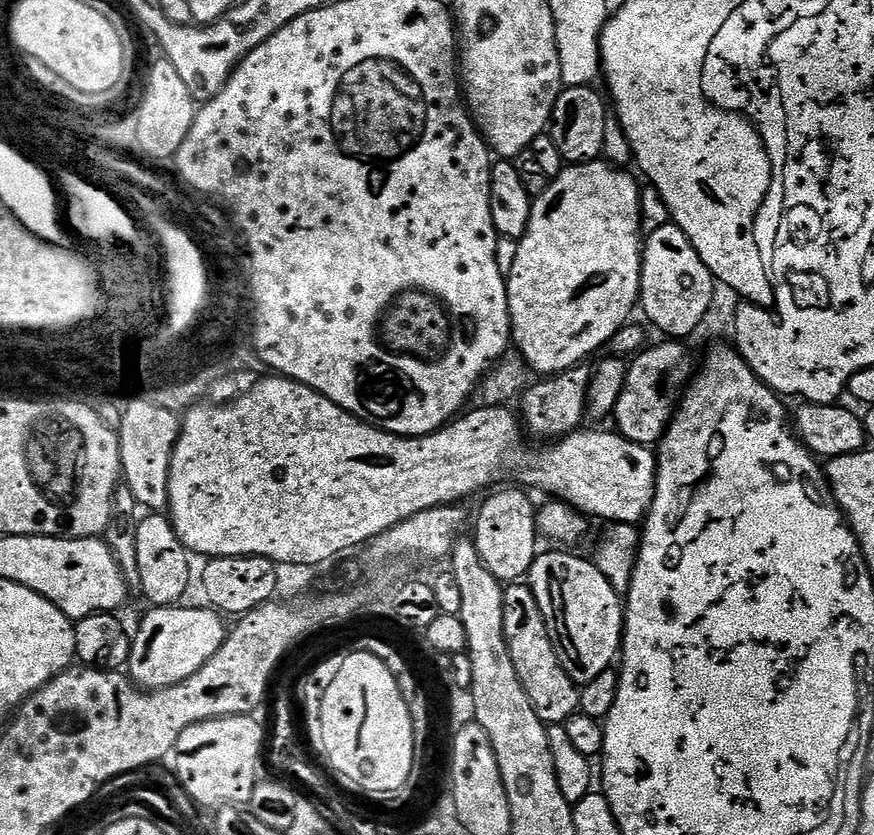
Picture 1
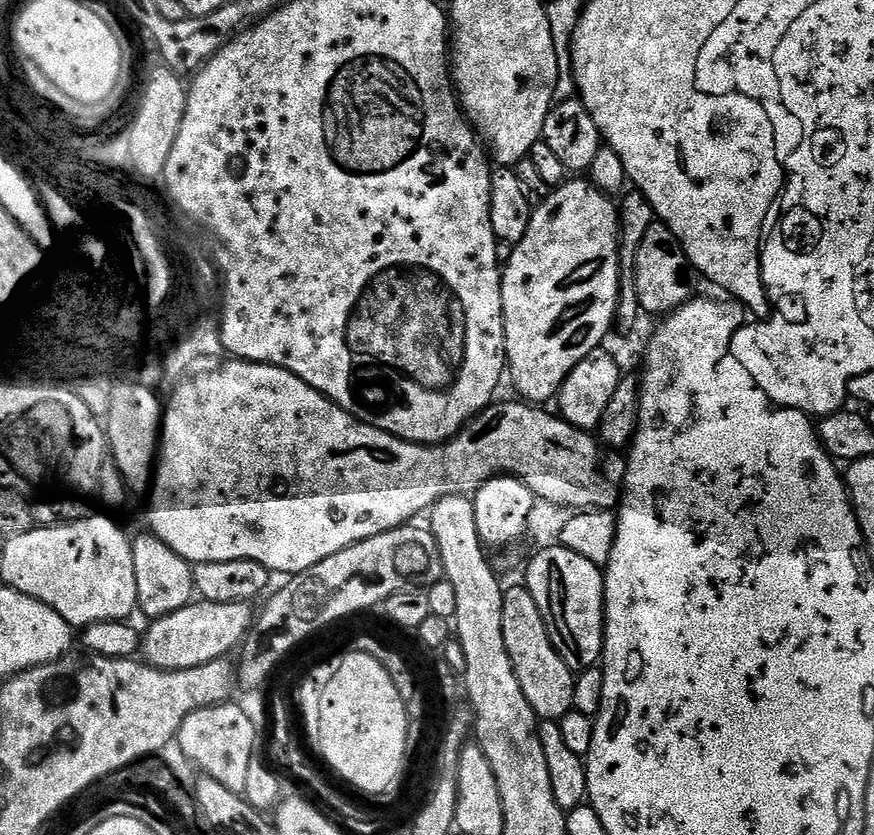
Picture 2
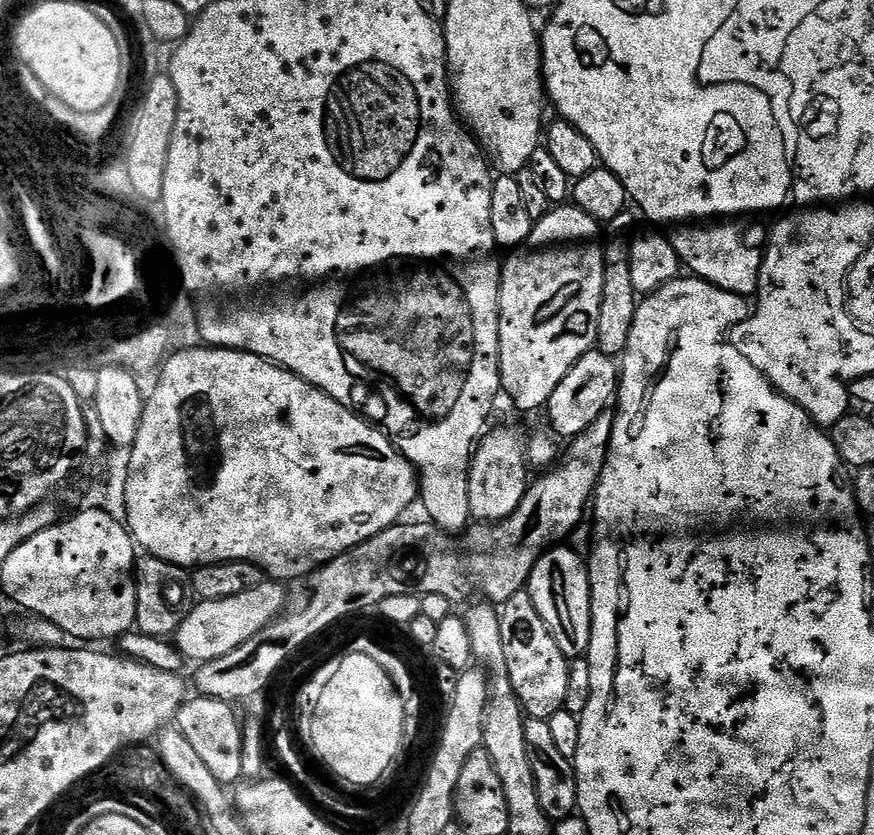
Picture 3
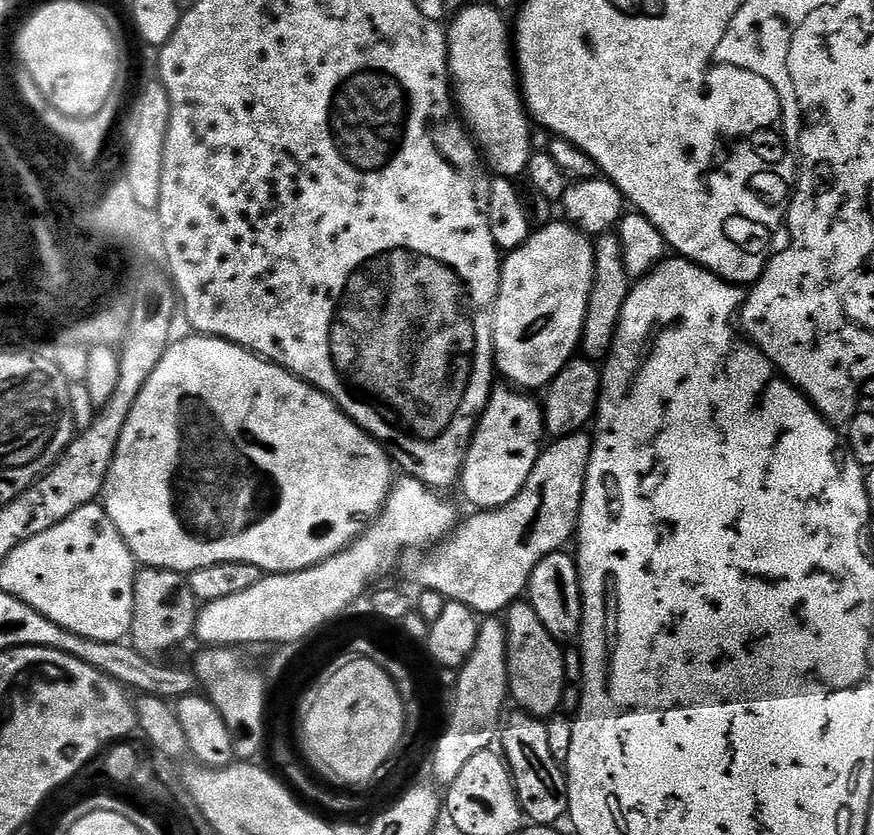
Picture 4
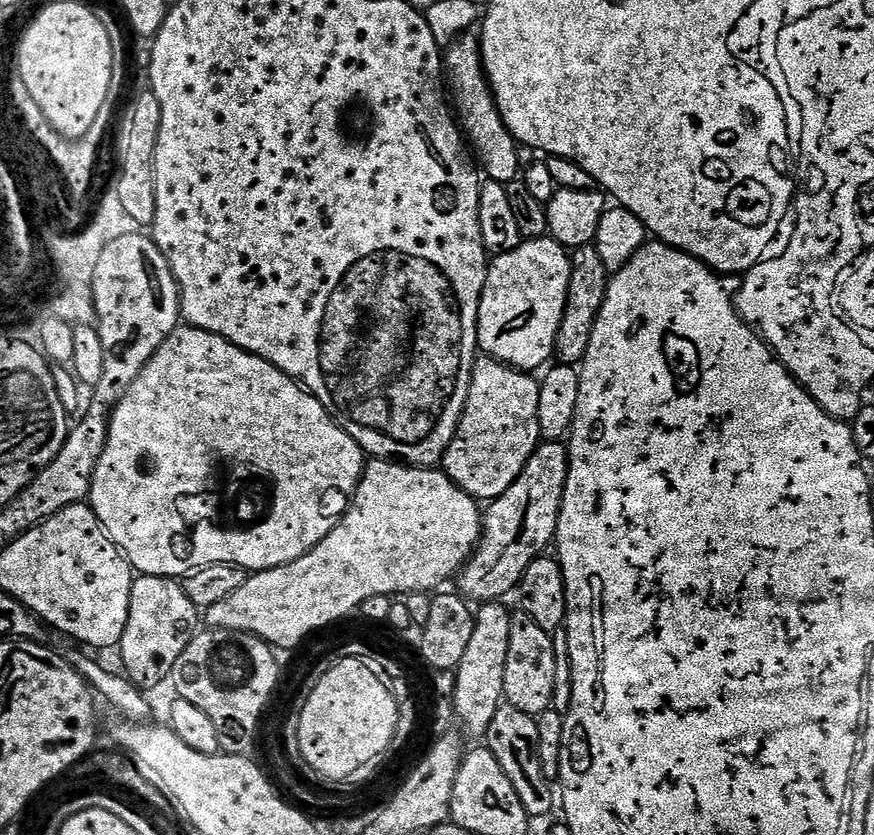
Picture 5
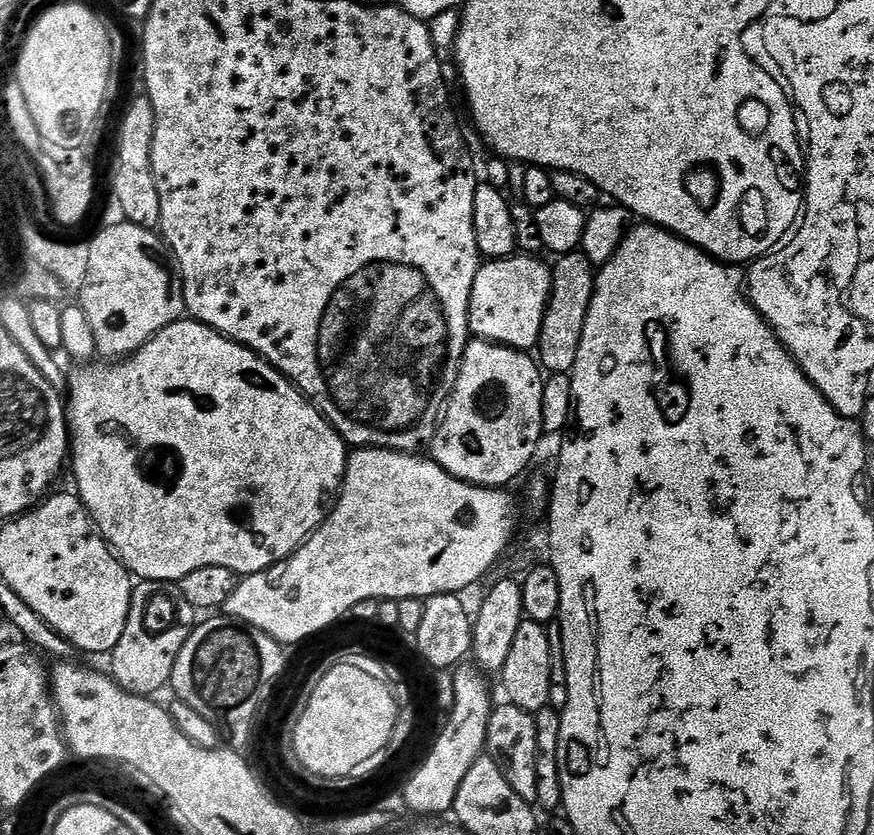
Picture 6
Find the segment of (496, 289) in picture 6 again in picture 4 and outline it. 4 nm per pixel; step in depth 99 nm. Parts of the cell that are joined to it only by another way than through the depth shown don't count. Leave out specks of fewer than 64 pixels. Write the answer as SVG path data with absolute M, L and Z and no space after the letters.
M553 222L545 228L535 229L522 247L514 249L513 252L507 253L503 257L500 269L500 289L496 295L496 306L492 309L492 347L494 349L495 371L499 375L501 372L509 380L505 380L509 385L515 386L520 390L532 390L528 388L547 389L552 379L574 359L580 346L580 338L586 320L586 306L588 305L588 298L595 273L593 241L567 222Z

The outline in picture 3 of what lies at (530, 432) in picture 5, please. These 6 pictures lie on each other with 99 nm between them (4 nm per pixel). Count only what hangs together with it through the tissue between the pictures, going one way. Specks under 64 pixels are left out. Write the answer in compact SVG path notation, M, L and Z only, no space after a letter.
M494 428L477 443L472 466L468 469L470 510L472 520L476 522L506 520L510 514L514 514L514 510L518 510L530 483L525 437L520 437L516 428Z

